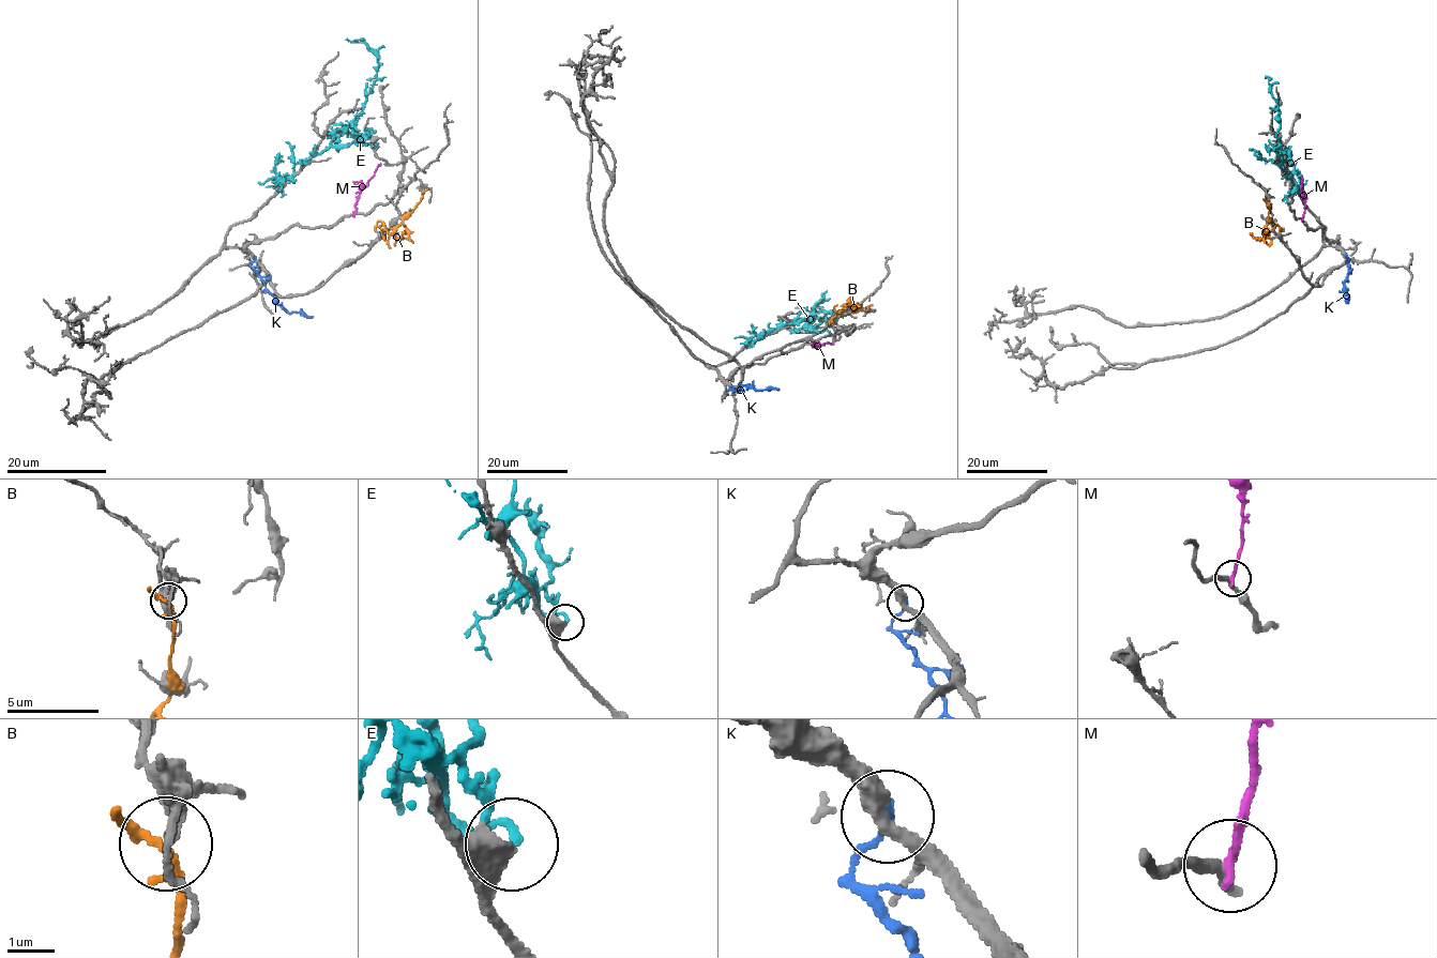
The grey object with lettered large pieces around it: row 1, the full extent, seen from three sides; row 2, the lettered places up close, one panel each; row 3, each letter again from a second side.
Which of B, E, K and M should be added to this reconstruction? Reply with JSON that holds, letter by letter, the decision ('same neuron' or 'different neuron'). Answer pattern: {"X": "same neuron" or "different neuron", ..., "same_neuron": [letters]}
{"B": "different neuron", "E": "different neuron", "K": "different neuron", "M": "different neuron", "same_neuron": []}

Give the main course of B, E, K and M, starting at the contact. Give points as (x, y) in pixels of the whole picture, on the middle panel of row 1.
B: (868, 309), (845, 305), (829, 324)
E: (750, 346), (749, 341), (759, 340), (767, 332), (797, 319), (830, 319), (831, 312), (805, 308)
K: (731, 386), (728, 390), (736, 391), (743, 385), (759, 391), (778, 390)
M: (812, 344), (833, 343)

